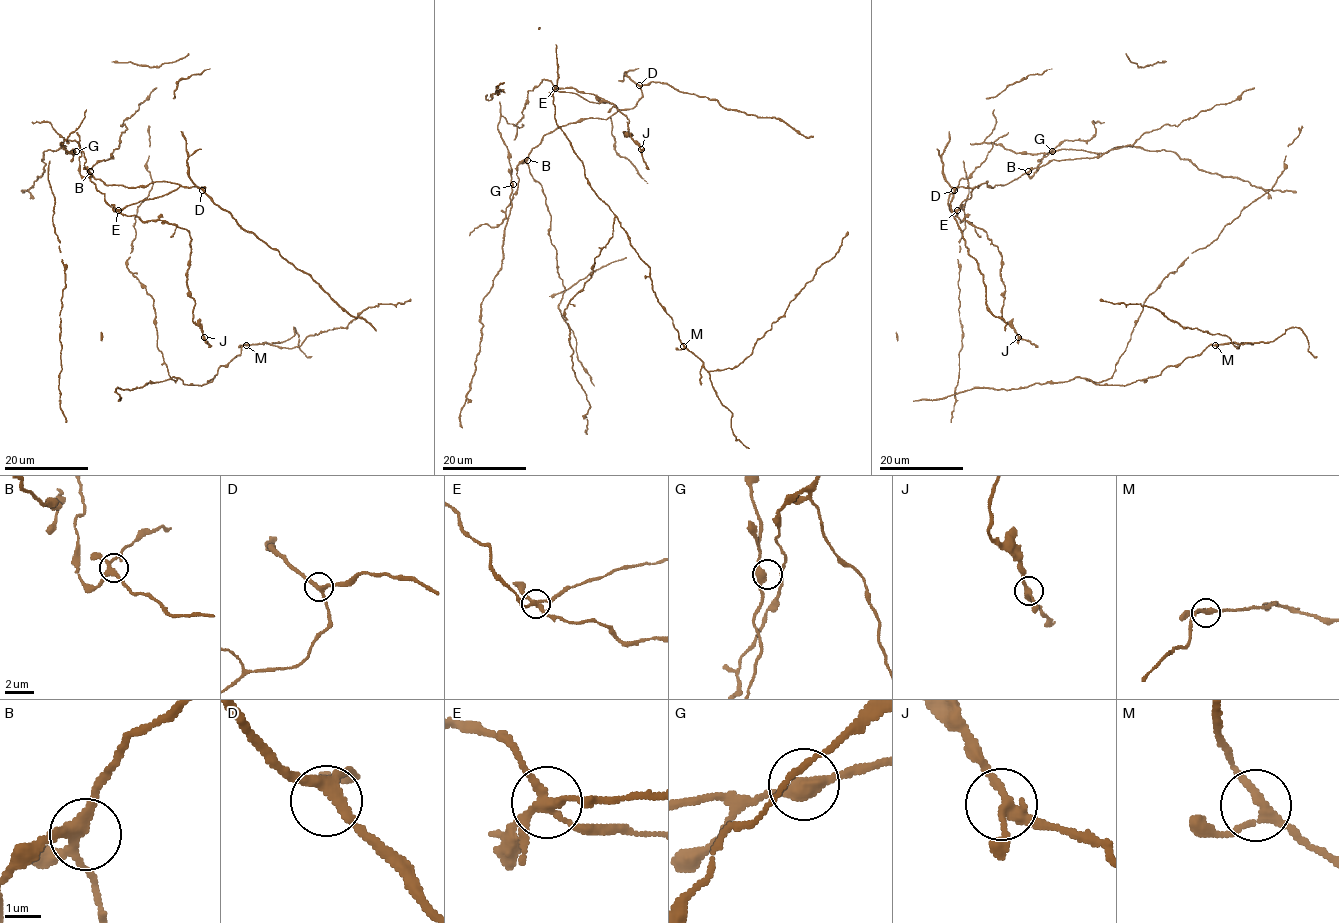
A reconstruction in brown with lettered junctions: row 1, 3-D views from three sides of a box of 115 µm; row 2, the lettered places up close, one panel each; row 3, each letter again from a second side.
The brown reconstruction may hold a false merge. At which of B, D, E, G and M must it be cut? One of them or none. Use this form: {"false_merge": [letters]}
{"false_merge": ["E"]}

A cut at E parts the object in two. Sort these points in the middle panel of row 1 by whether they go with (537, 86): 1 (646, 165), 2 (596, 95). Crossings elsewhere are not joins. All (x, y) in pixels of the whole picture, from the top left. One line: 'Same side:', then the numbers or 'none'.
Same side: none

